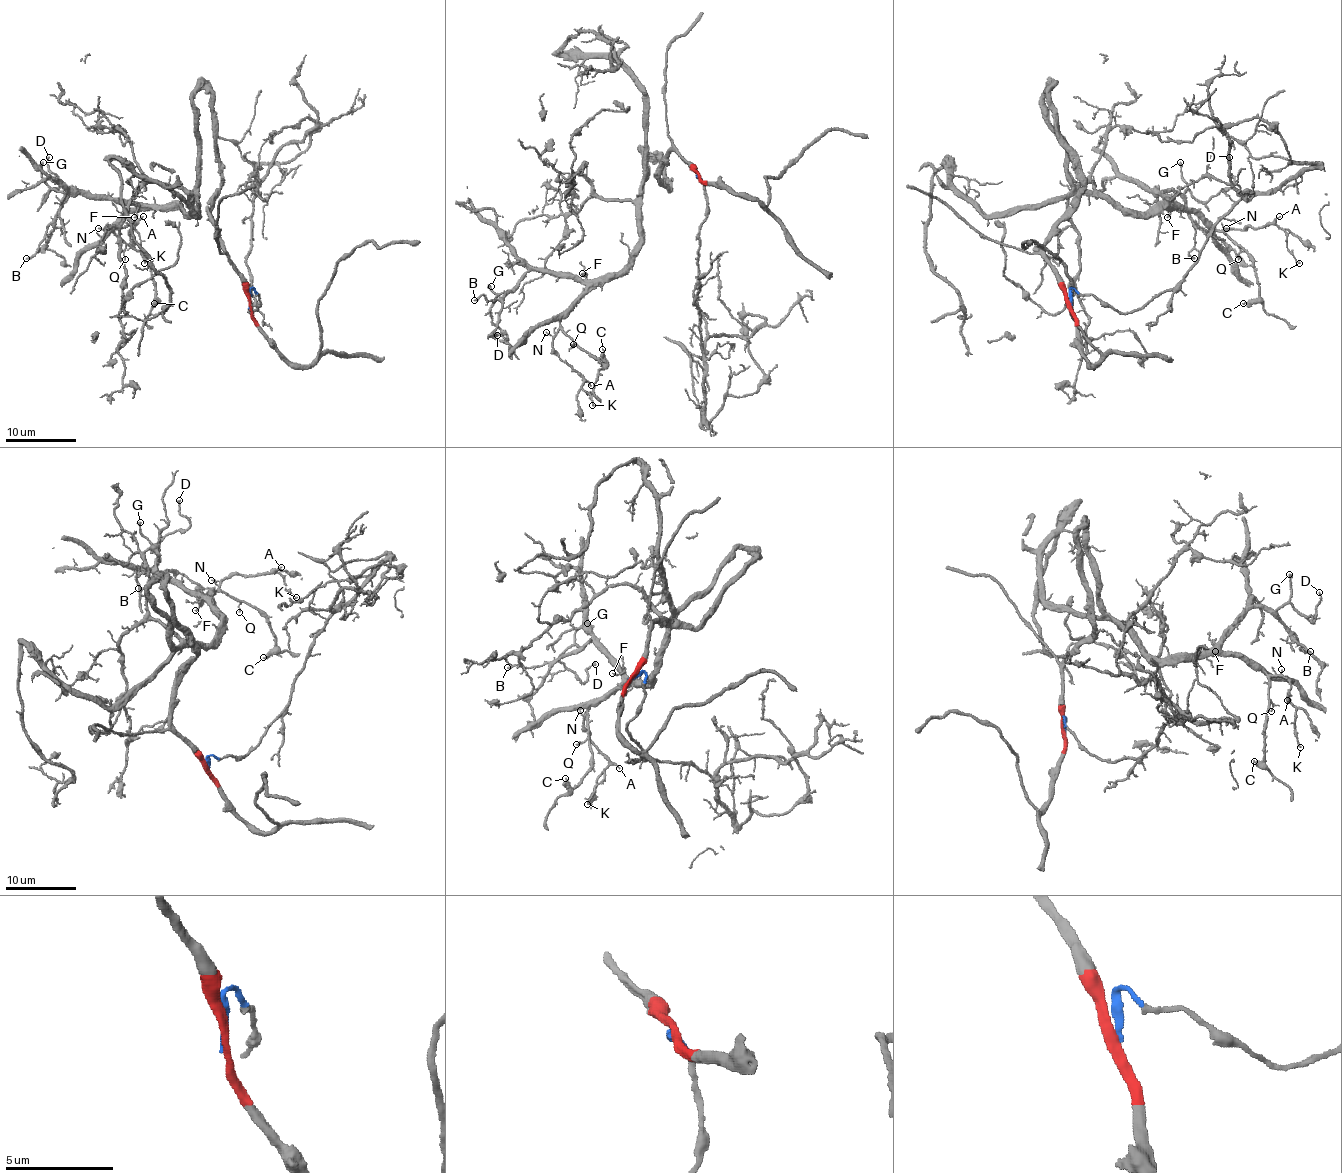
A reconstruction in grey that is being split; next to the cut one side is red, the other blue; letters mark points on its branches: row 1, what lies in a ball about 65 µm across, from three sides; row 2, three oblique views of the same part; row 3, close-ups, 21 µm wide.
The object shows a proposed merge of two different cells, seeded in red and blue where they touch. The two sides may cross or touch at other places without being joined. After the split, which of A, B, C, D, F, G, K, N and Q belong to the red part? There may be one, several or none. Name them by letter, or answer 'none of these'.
A, B, C, D, F, G, K, N, Q

